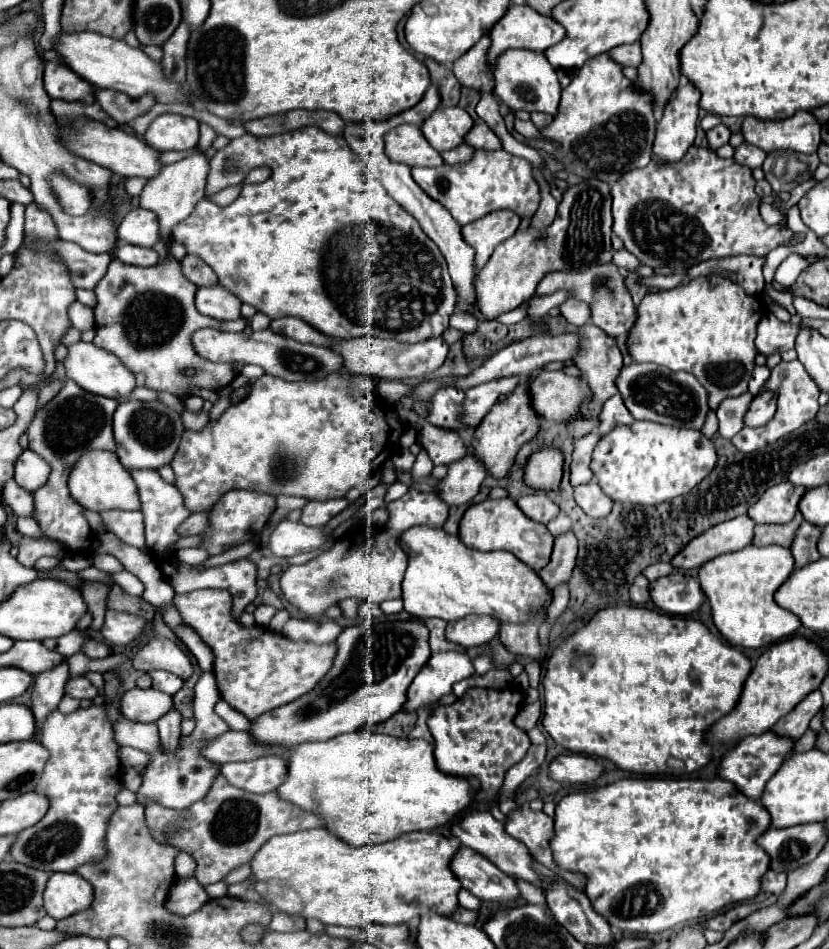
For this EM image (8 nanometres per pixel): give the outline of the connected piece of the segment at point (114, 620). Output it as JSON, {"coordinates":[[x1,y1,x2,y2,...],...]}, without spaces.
{"coordinates":[[108,609,106,611,106,621,102,625,102,635,106,637,106,641,112,643,112,647,114,645,124,647,142,633,144,625,146,625,146,621,142,617]]}

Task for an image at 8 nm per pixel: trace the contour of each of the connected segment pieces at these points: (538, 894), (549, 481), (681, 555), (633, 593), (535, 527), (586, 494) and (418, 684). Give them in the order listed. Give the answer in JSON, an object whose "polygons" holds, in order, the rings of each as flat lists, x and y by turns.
{"polygons":[[[522,879,516,880,516,884,526,902,540,906,546,905,546,899,541,889,530,885,530,883,526,883,526,881,522,881]],[[542,445,524,465,524,483,534,491,558,491,562,481,564,455,554,445]],[[748,515,724,521,722,525,716,525,714,529,708,529,706,533,694,537,690,545,686,545,682,551,678,551,672,559,674,569,698,569,712,557,718,557,722,553,738,551,746,545,750,545,754,535,754,521,750,521]],[[638,575,634,579,634,583,630,585,630,599,632,599,632,603,638,603,638,605,650,601,650,595,648,595,648,579,646,577]],[[486,499,482,503,470,505,462,519,460,519,460,531,458,537,464,541,466,547,478,549,478,551,510,551,520,561,530,565,532,569,542,569,546,561,550,561,552,551,552,535,542,523,530,521,516,505,514,499]],[[594,481,578,485,574,489,574,499,590,517,606,517,612,509,612,499]],[[436,651,412,681,404,707,416,711,420,705,434,705,438,697,452,691,452,685,456,681,466,679,472,673,474,667,466,653]]]}

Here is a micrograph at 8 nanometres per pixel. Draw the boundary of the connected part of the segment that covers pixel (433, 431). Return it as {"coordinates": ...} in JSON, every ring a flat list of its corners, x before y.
{"coordinates":[[424,423,418,431,418,443,422,449,426,449,428,457,434,461,434,465,450,465,452,461,466,455,464,439,454,429,436,427,432,423]]}

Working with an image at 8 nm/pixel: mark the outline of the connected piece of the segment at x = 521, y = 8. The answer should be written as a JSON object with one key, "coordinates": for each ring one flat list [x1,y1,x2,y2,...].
{"coordinates":[[510,5,506,15,492,27,490,31,490,47,486,55,486,65,494,73,496,69,496,59,508,51,508,49,530,49,530,51,546,51,554,43,558,43,564,37,562,25,556,21,550,21,550,17,542,17,540,13,534,13,528,5]]}

